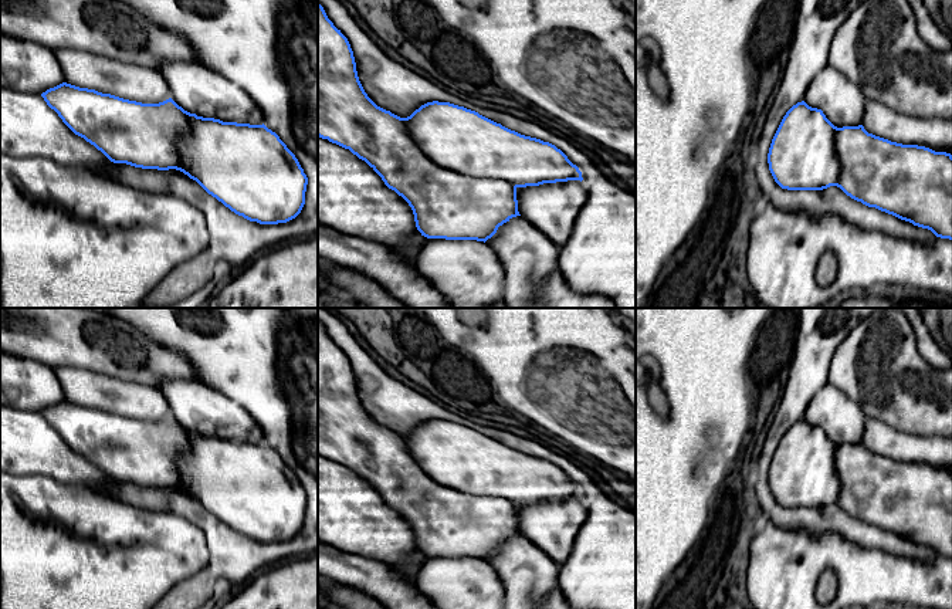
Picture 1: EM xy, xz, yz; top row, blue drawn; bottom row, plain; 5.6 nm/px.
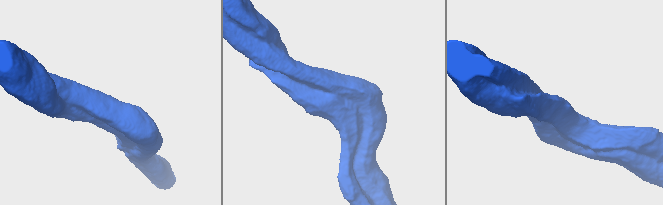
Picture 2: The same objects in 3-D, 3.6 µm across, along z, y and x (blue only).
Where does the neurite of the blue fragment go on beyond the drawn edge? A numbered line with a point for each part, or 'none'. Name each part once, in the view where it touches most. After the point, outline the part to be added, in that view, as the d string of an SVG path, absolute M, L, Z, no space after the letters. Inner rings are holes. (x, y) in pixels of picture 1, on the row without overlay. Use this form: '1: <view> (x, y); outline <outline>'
none

